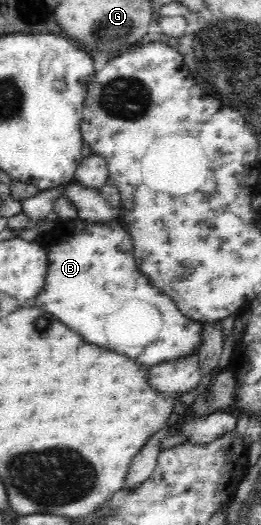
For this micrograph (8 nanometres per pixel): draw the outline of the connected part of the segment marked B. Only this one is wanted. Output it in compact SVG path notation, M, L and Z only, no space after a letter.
M116 215L107 223L85 222L82 220L58 221L46 233L40 245L47 257L47 270L43 288L33 299L36 307L56 315L64 325L72 331L80 333L80 337L98 347L108 347L112 351L124 353L142 364L156 365L166 360L178 360L187 356L194 348L202 345L198 321L186 317L172 301L164 295L140 271L135 260L132 236L122 226Z

